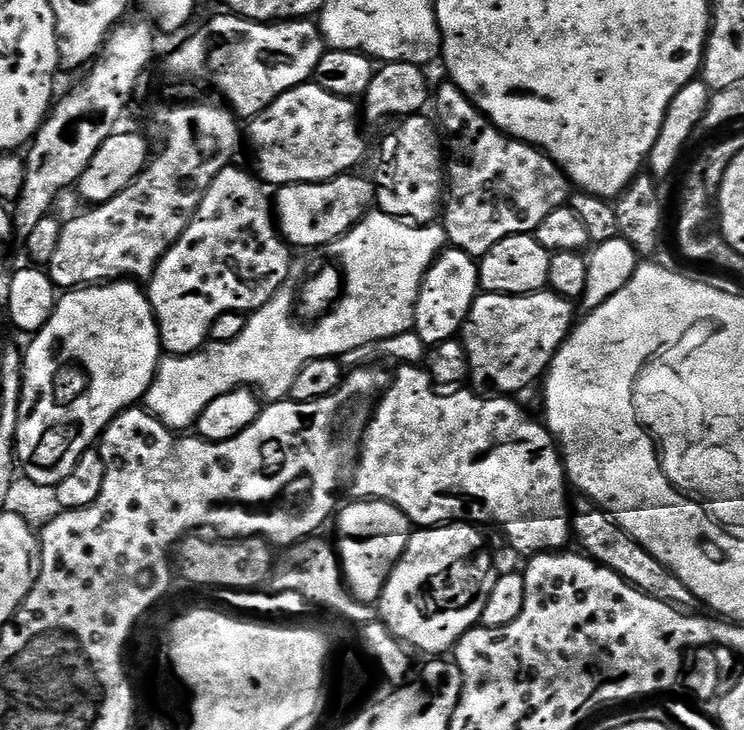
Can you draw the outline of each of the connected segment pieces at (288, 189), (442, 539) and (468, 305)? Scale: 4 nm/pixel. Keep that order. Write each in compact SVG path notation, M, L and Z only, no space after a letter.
M360 174L335 176L322 182L282 184L274 192L274 215L281 236L293 249L326 248L342 239L359 220L373 211L377 203L377 187Z
M445 522L434 528L416 528L409 535L406 550L388 575L378 601L379 619L409 649L428 652L424 654L447 653L444 652L447 648L448 651L455 649L462 634L481 623L484 606L468 606L468 612L452 612L452 616L436 616L436 620L428 620L428 616L420 616L420 612L416 612L416 592L420 592L420 584L424 584L432 572L448 568L452 560L475 557L483 549L480 547L484 544L484 536L475 527L479 528L472 522Z
M445 247L422 282L414 310L414 331L423 344L431 346L457 339L479 292L480 269L477 261L460 248Z

